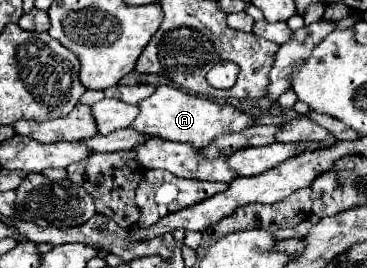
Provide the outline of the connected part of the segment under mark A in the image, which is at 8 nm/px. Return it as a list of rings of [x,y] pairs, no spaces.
[[[162,85],[140,103],[140,115],[132,123],[132,129],[136,131],[146,131],[148,135],[158,135],[168,141],[180,141],[180,143],[190,143],[198,149],[208,147],[218,135],[232,133],[232,131],[242,131],[246,127],[254,125],[254,117],[248,113],[238,111],[232,105],[220,105],[216,101],[210,101],[200,95],[192,95],[188,91]]]

